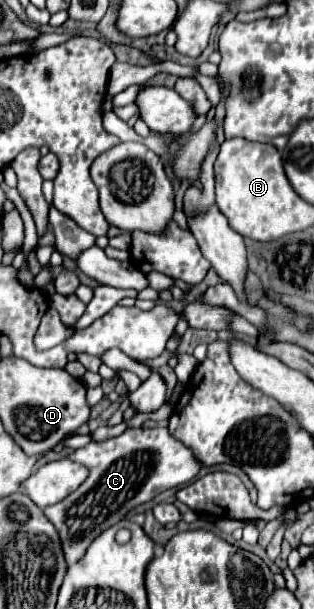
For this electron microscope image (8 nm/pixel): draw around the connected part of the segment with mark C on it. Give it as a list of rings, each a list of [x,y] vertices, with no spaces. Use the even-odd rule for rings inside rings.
[[[166,427],[126,429],[118,437],[90,441],[86,447],[76,449],[68,457],[76,463],[84,463],[90,469],[90,475],[64,501],[44,509],[44,515],[60,533],[68,565],[76,563],[76,559],[80,559],[80,555],[88,549],[88,543],[92,543],[92,539],[108,527],[122,521],[132,507],[154,499],[156,489],[162,493],[190,483],[202,469],[202,463],[196,459],[194,451],[174,439]]]

